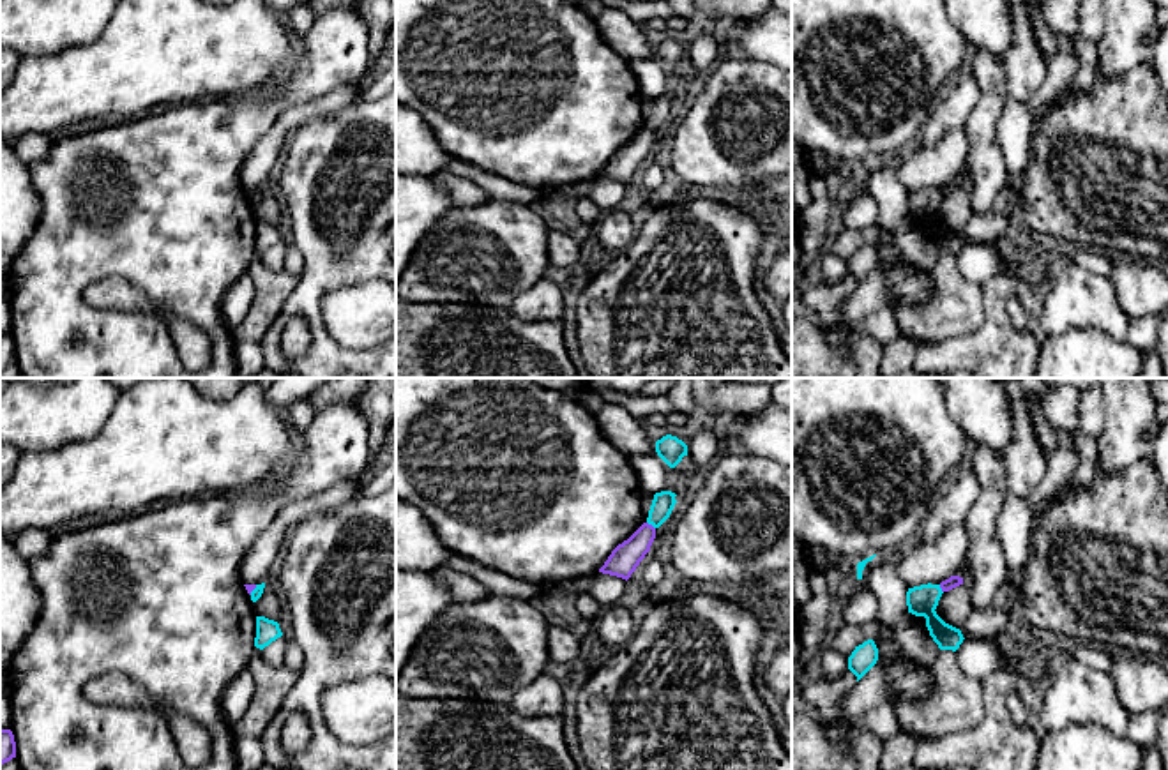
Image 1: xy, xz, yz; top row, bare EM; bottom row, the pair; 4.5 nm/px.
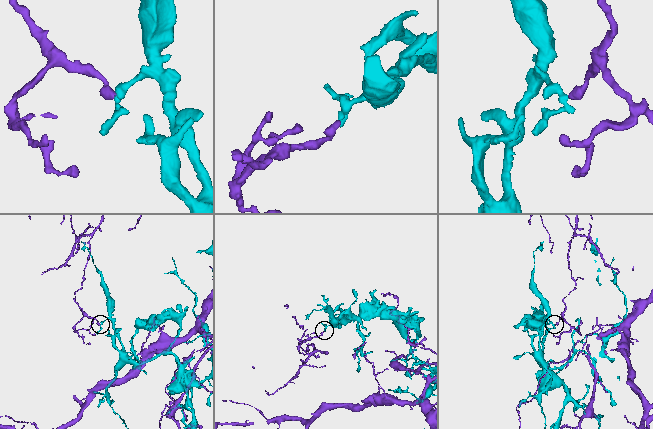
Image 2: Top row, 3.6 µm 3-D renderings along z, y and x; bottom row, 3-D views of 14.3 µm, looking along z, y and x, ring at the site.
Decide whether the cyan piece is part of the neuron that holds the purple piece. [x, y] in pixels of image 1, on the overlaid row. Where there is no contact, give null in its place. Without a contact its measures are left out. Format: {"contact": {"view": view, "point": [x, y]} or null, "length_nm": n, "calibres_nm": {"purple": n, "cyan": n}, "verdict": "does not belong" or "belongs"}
{"contact": {"view": "xz", "point": [651, 525]}, "length_nm": 50, "calibres_nm": {"purple": 140, "cyan": 100}, "verdict": "does not belong"}

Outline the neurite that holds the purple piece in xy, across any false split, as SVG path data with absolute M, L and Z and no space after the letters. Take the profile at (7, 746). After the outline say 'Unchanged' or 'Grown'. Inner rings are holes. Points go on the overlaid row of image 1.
M0 729L0 766L16 758L16 742L11 729Z. Unchanged

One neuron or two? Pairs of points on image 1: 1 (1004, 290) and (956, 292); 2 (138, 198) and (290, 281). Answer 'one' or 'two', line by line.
1: two
2: two

